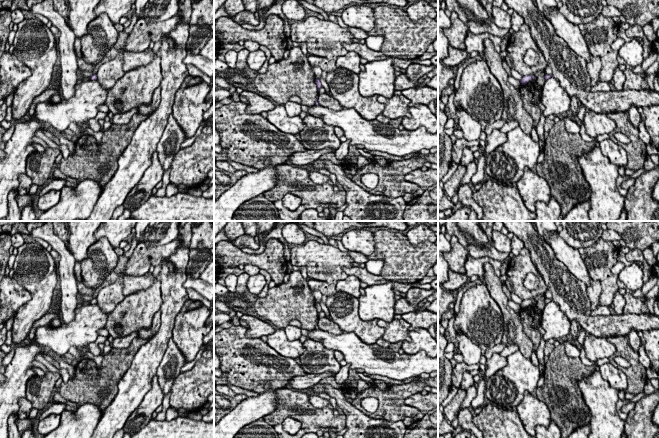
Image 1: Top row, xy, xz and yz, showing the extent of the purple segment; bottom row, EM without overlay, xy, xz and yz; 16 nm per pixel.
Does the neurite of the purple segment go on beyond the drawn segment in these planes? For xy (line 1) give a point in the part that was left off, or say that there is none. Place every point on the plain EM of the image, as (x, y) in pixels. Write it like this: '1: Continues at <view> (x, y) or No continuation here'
1: No continuation here

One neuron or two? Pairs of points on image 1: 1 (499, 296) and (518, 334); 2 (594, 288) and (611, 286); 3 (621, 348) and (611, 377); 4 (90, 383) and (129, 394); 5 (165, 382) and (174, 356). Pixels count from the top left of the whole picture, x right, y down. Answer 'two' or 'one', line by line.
1: one
2: two
3: two
4: two
5: one

